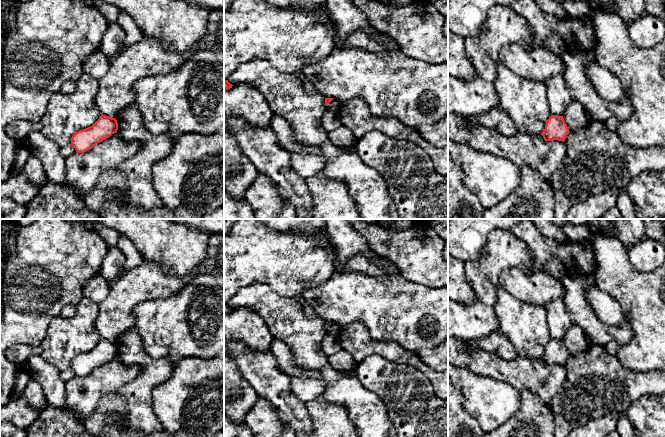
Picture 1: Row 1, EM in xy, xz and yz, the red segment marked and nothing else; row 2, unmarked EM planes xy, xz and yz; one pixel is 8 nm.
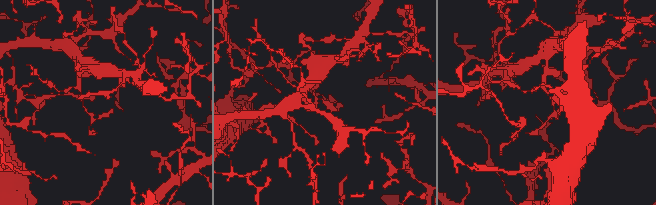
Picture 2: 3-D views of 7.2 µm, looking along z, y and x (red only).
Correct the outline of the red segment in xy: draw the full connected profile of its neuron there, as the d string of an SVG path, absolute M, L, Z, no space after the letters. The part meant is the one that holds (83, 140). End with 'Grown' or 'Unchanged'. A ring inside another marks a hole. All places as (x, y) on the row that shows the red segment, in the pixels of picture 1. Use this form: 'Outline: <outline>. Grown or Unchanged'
Outline: M102 114L92 126L76 132L72 136L70 145L75 148L77 153L84 153L109 138L117 130L117 120Z. Unchanged

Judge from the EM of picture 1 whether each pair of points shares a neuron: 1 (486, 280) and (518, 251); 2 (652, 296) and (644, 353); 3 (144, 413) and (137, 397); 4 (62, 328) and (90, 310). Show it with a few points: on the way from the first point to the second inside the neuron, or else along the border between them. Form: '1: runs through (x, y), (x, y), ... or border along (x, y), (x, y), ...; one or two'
1: runs through (492, 272), (510, 254); one
2: runs through (652, 310), (652, 339); one
3: runs through (140, 409), (138, 401); one
4: runs through (69, 328), (72, 328), (83, 317); one

